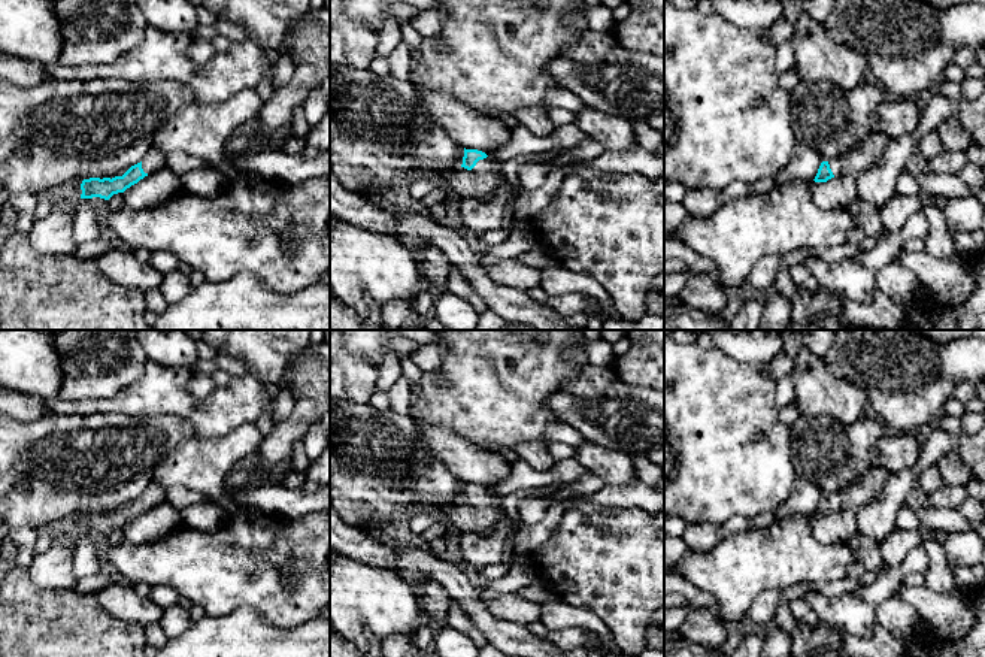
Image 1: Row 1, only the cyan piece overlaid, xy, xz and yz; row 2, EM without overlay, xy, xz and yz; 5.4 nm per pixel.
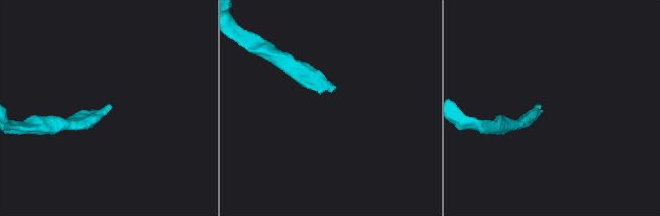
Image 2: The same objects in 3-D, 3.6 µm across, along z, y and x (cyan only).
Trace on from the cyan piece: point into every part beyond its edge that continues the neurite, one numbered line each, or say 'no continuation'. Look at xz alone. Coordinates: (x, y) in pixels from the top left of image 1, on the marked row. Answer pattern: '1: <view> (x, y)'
1: xz (481, 182)

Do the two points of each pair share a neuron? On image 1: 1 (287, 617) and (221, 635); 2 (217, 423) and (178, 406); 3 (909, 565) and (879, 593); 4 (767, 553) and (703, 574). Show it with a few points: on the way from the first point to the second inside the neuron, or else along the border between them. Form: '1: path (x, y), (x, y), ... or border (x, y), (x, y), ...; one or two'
1: border (235, 609), (251, 608), (282, 627), (303, 623); two
2: border (202, 400), (187, 418); two
3: path (902, 571), (887, 586); one
4: path (751, 562), (746, 562), (735, 572), (720, 572); one

